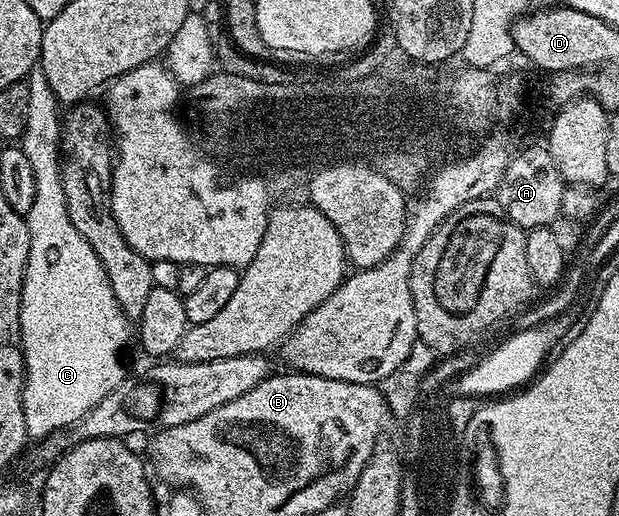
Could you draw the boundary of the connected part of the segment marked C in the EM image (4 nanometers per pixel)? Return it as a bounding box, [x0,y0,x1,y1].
[19,66,129,442]

